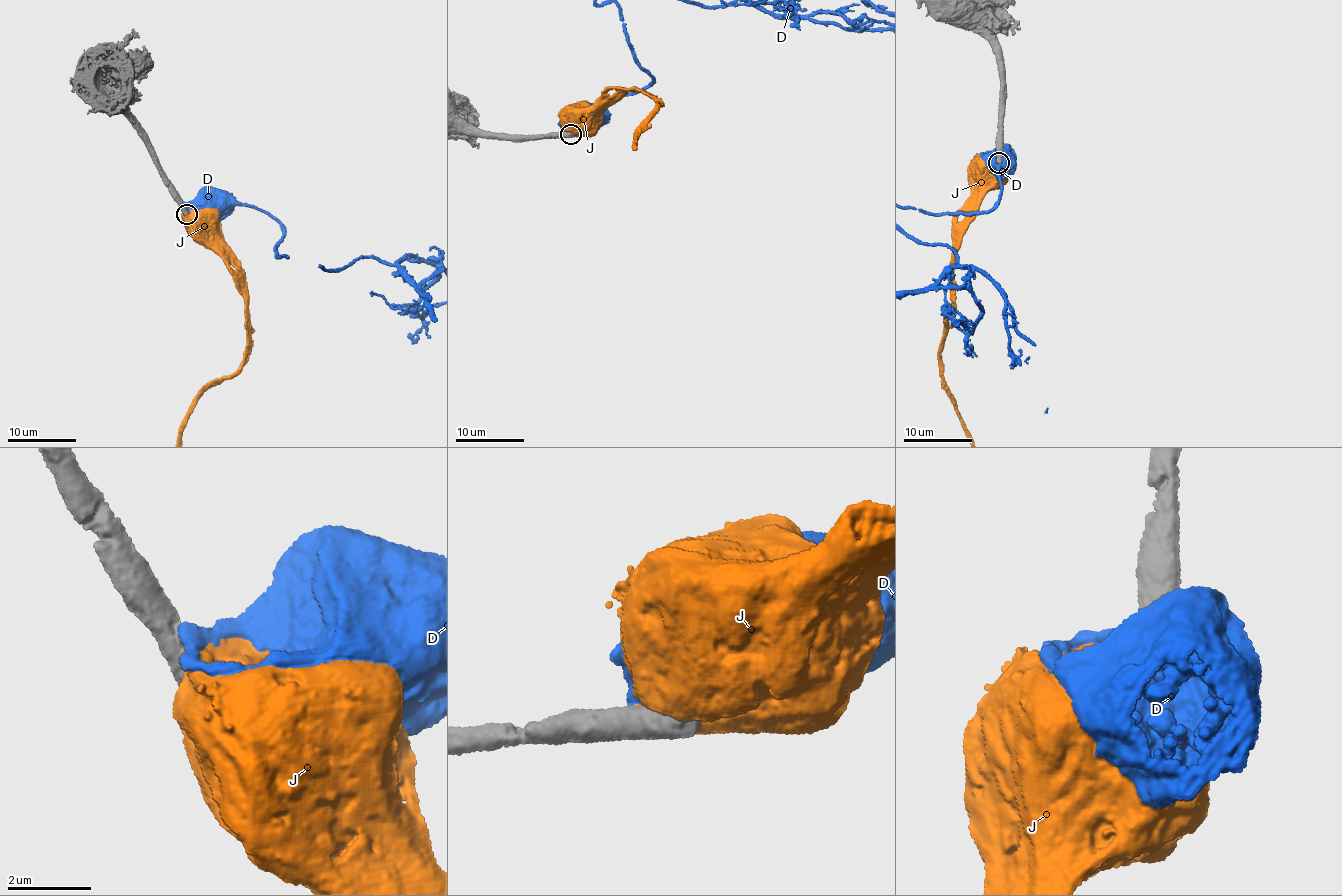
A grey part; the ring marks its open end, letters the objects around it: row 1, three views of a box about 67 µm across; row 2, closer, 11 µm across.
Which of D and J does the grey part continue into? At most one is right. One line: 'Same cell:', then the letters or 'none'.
Same cell: none

